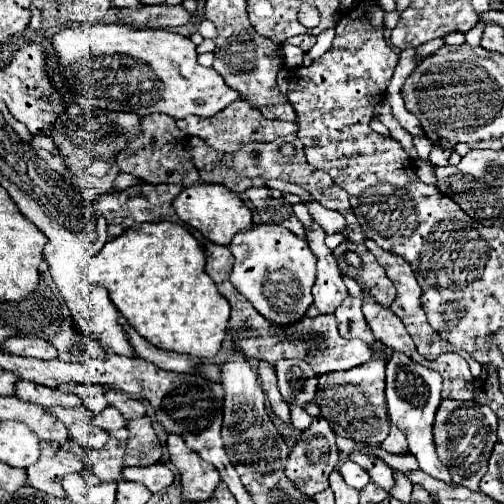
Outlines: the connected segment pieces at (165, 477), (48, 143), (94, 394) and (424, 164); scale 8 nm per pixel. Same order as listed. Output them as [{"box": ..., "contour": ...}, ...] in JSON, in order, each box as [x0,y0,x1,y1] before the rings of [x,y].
[{"box":[122,463,174,493],"contour":[[[156,463],[148,467],[124,467],[122,479],[142,483],[148,487],[150,493],[158,493],[174,481],[174,473],[164,463]]]},{"box":[30,137,62,157],"contour":[[[34,137],[34,139],[32,139],[32,141],[30,142],[30,145],[32,148],[43,148],[53,155],[59,155],[60,157],[62,157],[62,155],[60,155],[60,149],[58,149],[58,147],[50,137]]]},{"box":[58,383,108,413],"contour":[[[62,383],[58,385],[58,389],[62,393],[76,393],[80,395],[82,403],[92,411],[92,413],[100,413],[108,403],[104,397],[104,387],[102,385],[80,385],[80,383]]]},{"box":[416,159,436,185],"contour":[[[418,159],[418,165],[420,167],[416,167],[416,175],[426,183],[426,185],[434,185],[436,181],[436,177],[434,177],[434,173],[432,173],[432,165],[430,165],[430,161],[420,161]]]}]

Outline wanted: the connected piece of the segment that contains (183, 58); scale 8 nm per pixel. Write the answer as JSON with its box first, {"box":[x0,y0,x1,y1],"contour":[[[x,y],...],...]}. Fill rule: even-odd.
{"box":[52,25,242,119],"contour":[[[74,25],[52,37],[60,57],[62,75],[72,87],[82,107],[108,111],[128,111],[136,115],[166,113],[174,119],[186,115],[212,117],[242,95],[228,87],[224,79],[198,63],[196,45],[164,29],[128,29],[128,25]]]}

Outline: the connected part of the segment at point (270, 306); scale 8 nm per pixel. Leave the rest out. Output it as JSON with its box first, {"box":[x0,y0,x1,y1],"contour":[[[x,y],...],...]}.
{"box":[228,225,316,325],"contour":[[[252,225],[248,231],[240,231],[232,237],[228,249],[234,255],[234,269],[230,275],[230,281],[234,287],[254,305],[258,313],[262,313],[266,319],[270,319],[274,325],[290,325],[292,321],[298,321],[304,317],[306,309],[312,305],[312,285],[316,281],[316,257],[310,251],[308,243],[282,225]]]}

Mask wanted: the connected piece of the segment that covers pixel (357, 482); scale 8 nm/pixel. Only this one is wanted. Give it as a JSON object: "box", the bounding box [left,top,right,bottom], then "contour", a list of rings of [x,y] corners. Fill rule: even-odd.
{"box":[340,461,370,491],"contour":[[[352,461],[342,463],[342,465],[340,465],[340,473],[342,473],[344,481],[346,481],[350,487],[358,489],[358,491],[364,489],[364,487],[370,483],[368,473],[366,473],[364,469],[360,469],[360,465],[356,465],[356,463],[352,463]]]}

